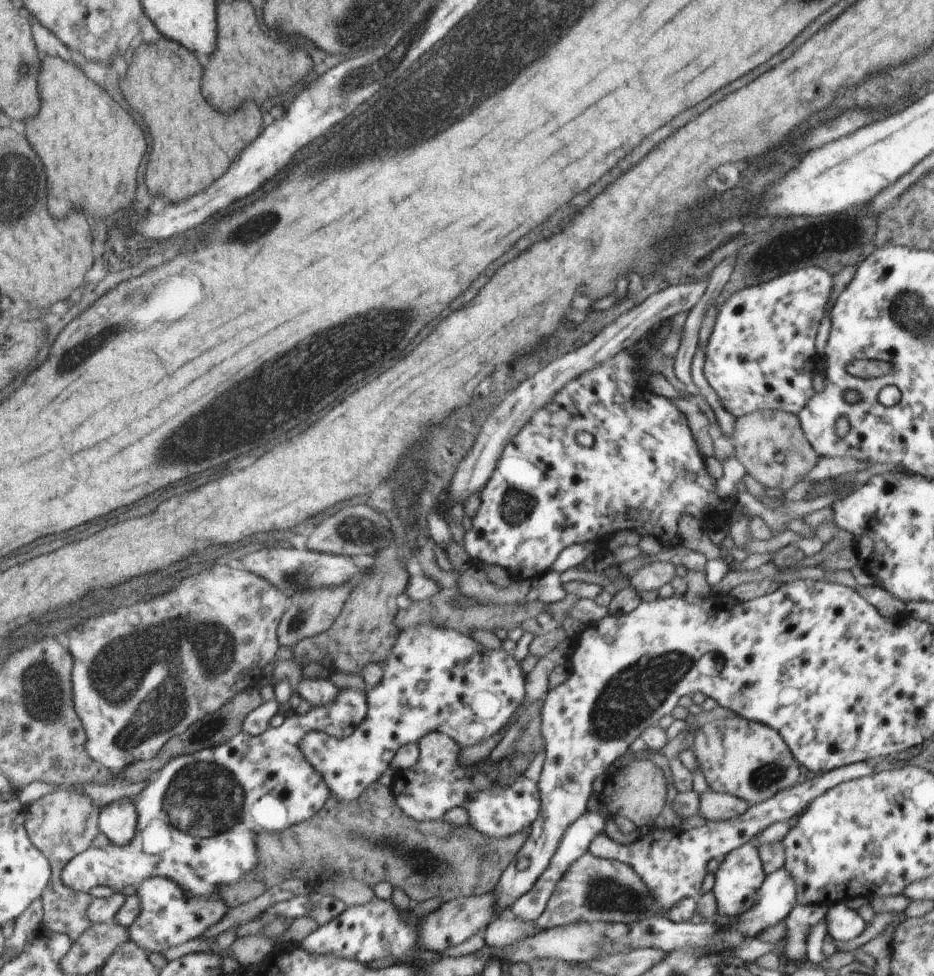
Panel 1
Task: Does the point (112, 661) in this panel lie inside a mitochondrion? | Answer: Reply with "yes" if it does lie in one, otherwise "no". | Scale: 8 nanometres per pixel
yes

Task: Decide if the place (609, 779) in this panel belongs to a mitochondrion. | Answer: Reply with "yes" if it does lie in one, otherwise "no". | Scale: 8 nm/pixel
no

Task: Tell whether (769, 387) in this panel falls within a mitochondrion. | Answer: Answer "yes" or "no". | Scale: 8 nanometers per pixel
no

